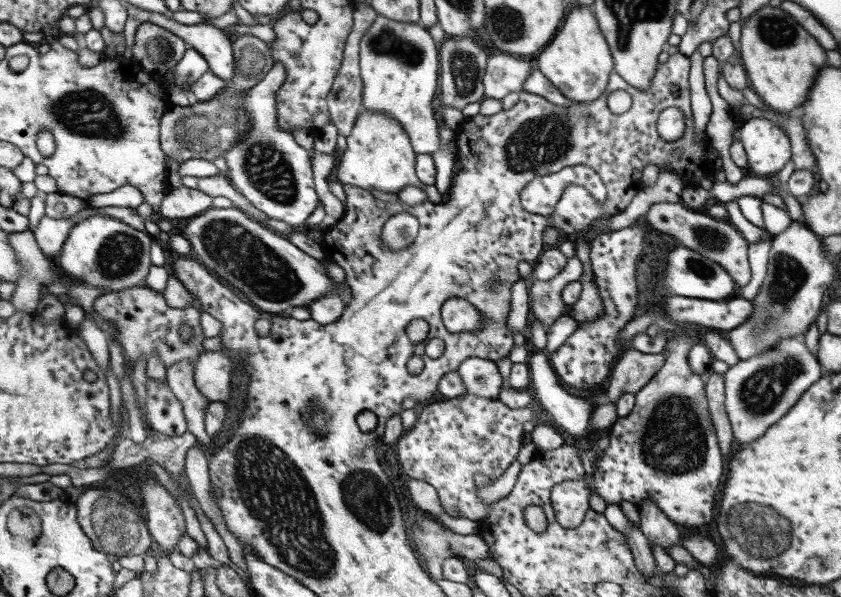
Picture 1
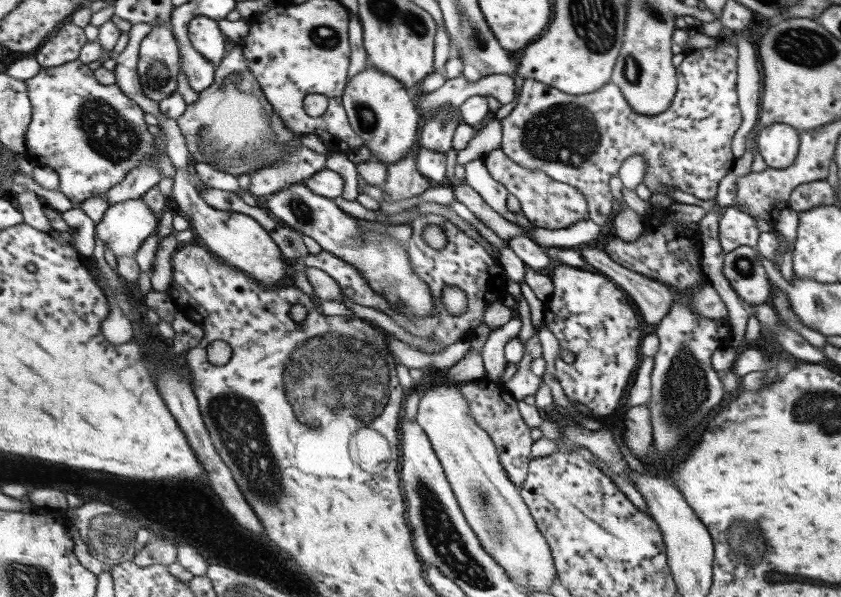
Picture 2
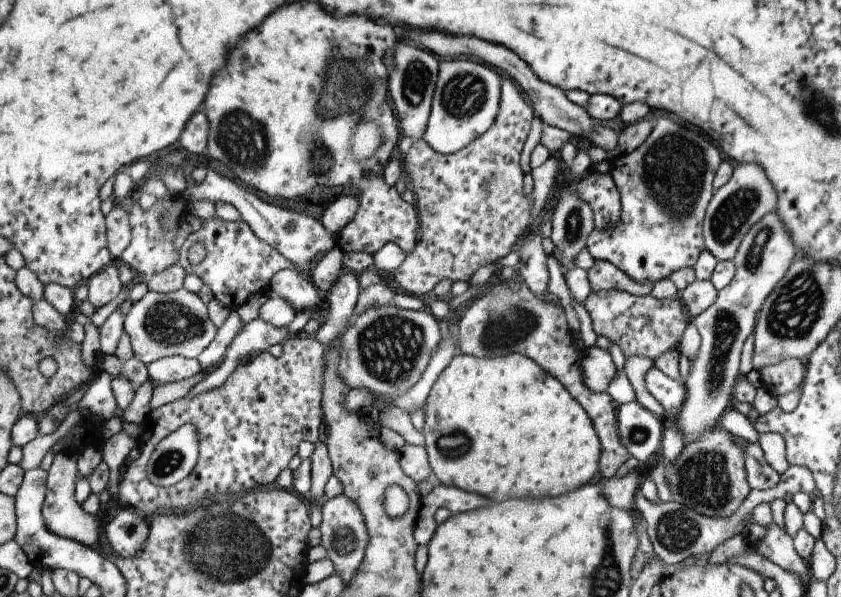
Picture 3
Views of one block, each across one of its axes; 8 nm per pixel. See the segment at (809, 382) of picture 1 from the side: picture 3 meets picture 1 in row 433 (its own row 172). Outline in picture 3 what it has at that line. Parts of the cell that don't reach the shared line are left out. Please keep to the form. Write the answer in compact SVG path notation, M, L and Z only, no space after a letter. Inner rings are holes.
M737 164L733 168L729 182L717 192L713 192L709 206L705 210L705 220L703 220L705 250L709 250L719 262L731 262L747 230L755 222L759 222L765 214L775 212L775 202L777 202L777 192L773 184L767 180L763 168L757 164Z

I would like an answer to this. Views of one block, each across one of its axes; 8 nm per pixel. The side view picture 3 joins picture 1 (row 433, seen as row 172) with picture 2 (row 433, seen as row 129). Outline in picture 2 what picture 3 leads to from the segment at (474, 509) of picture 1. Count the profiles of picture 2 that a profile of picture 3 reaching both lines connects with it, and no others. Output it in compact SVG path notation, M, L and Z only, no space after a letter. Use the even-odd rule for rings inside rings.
M483 378L477 382L461 384L461 388L465 390L465 396L473 406L473 414L477 422L485 430L489 430L489 434L497 442L505 470L509 470L509 476L517 486L523 486L523 482L529 478L529 470L533 462L533 446L537 440L531 438L531 426L529 422L525 422L525 416L521 414L521 406L519 406L521 400L517 398L515 386L507 386L503 382L489 382L487 378Z

